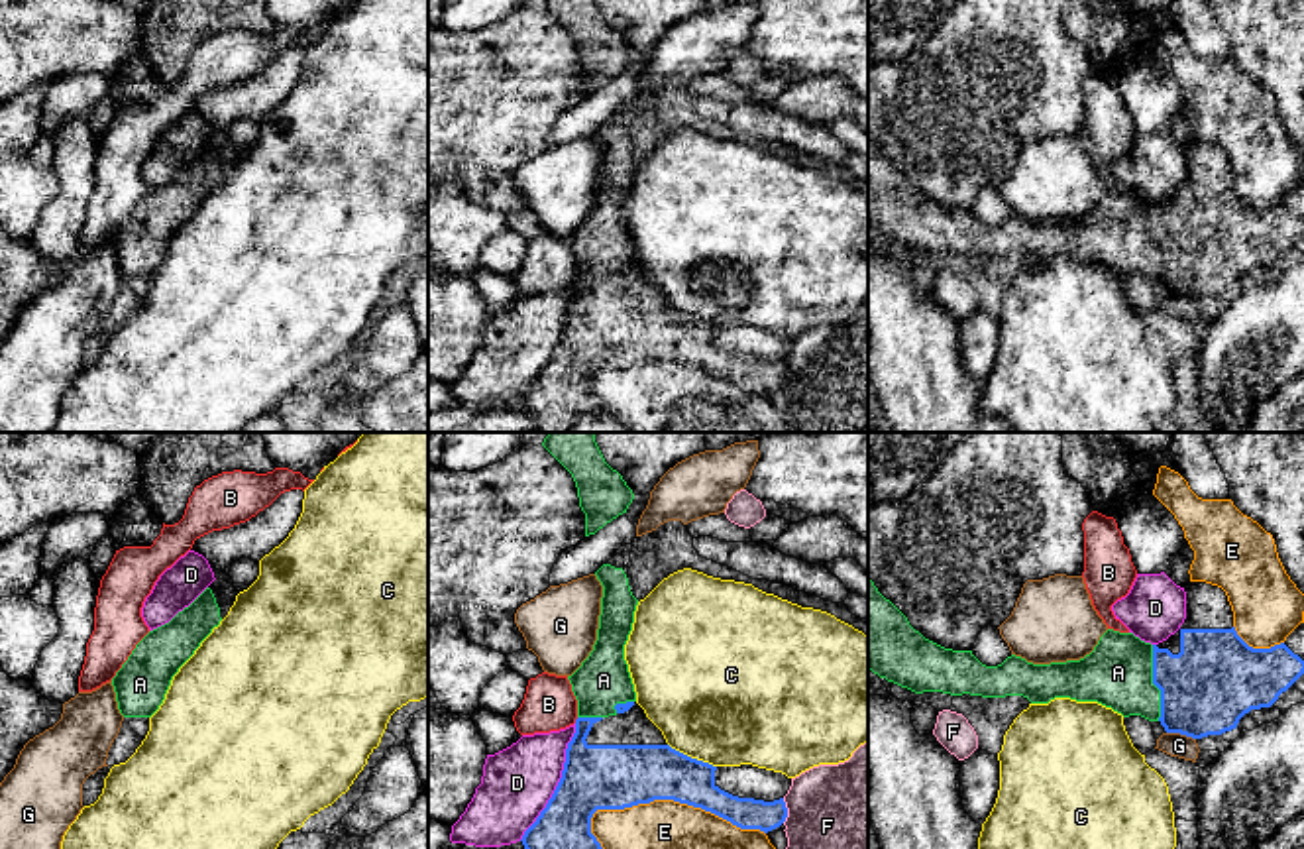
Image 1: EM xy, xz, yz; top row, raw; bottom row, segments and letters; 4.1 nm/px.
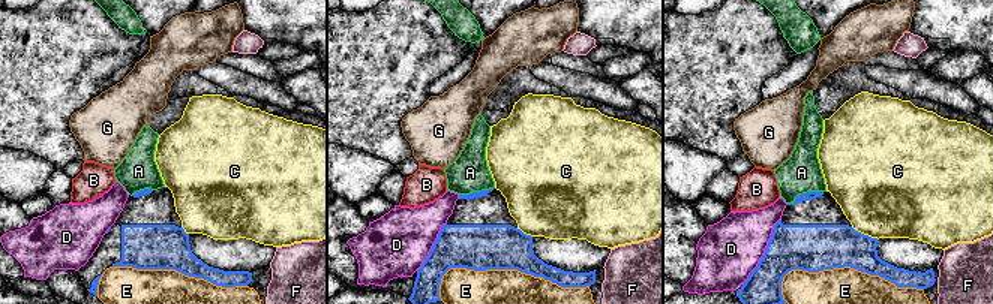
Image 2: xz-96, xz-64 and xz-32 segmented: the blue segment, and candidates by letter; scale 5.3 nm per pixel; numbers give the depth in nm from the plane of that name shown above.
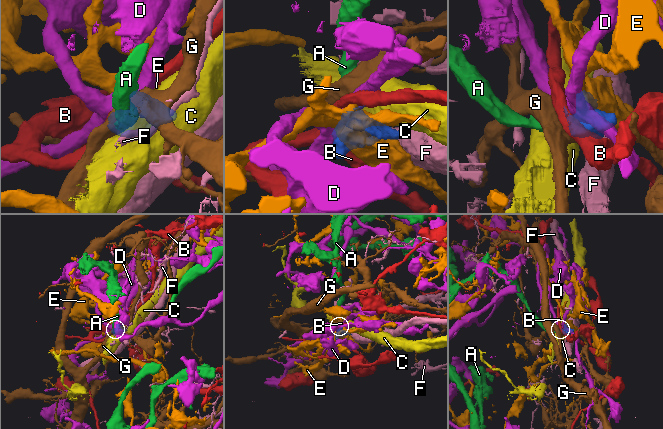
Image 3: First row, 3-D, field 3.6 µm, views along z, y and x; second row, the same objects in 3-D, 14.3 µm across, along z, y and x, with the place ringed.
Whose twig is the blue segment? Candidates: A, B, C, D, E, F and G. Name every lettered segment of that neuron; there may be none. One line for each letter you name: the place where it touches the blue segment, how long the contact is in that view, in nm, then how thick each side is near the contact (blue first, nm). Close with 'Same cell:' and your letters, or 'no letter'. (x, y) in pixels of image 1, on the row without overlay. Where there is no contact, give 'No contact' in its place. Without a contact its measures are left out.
A: Touches blue at yz (1153, 242). Shared border 320 nm. Thickness 380 nm (blue) against 280 nm
Same cell: A

